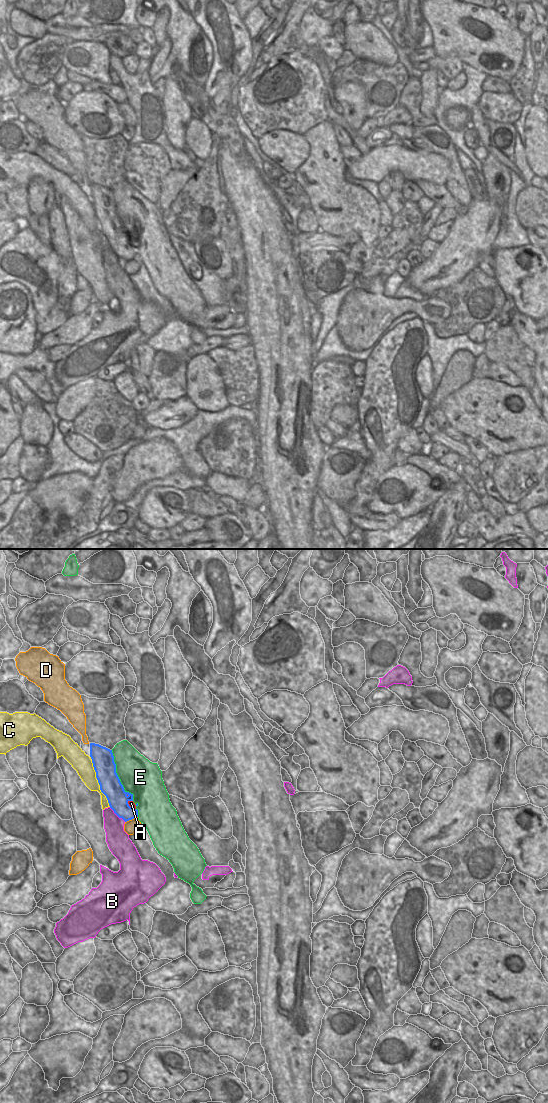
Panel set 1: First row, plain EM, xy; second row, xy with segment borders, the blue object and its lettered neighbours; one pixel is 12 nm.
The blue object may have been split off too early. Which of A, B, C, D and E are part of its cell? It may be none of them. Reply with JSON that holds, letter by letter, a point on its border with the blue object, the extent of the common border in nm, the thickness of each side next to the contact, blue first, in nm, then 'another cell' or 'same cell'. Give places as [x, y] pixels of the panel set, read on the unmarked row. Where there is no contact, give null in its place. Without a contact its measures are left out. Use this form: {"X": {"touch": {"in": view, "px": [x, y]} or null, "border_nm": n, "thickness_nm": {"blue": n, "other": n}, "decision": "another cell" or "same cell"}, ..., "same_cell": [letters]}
{"A": {"touch": {"in": "xy", "px": [129, 246]}, "border_nm": 150, "thickness_nm": {"blue": 240, "other": 70}, "decision": "same cell"}, "B": {"touch": {"in": "xy", "px": [117, 255]}, "border_nm": 260, "thickness_nm": {"blue": 240, "other": 240}, "decision": "another cell"}, "C": {"touch": {"in": "xy", "px": [98, 221]}, "border_nm": 650, "thickness_nm": {"blue": 260, "other": 220}, "decision": "another cell"}, "D": {"touch": {"in": "xy", "px": [131, 259]}, "border_nm": 170, "thickness_nm": {"blue": 220, "other": 170}, "decision": "another cell"}, "E": {"touch": {"in": "xy", "px": [117, 216]}, "border_nm": 650, "thickness_nm": {"blue": 260, "other": 440}, "decision": "another cell"}, "same_cell": ["A"]}

